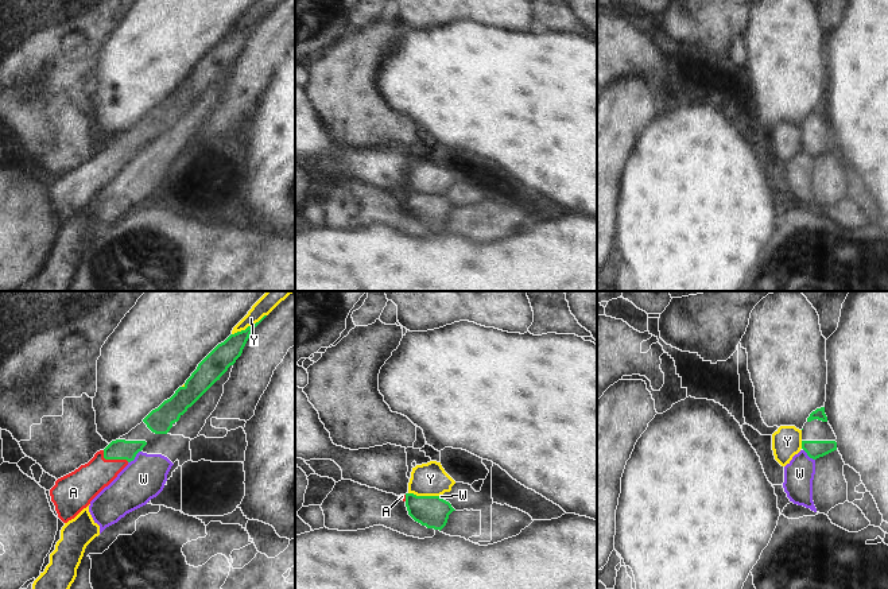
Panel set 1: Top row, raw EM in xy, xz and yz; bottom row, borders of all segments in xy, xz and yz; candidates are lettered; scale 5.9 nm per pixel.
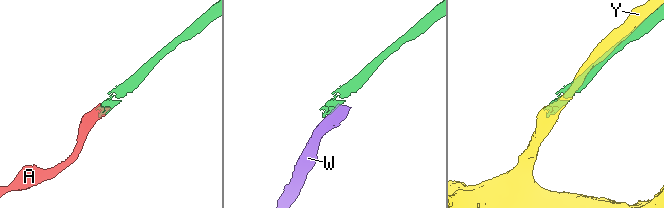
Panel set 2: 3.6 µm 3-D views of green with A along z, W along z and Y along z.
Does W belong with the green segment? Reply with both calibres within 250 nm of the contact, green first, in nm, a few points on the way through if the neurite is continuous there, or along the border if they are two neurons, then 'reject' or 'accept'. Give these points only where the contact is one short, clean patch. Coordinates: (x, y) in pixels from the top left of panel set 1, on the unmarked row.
calibres 130 and 260 nm; border xy (140, 148), (128, 161); reject

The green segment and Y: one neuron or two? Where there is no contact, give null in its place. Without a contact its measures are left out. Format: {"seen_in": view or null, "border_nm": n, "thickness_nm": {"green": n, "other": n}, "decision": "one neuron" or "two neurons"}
{"seen_in": "xy", "border_nm": 240, "thickness_nm": {"green": 150, "other": 90}, "decision": "two neurons"}

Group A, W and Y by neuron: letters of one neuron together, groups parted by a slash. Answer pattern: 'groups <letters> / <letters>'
groups A / W / Y

